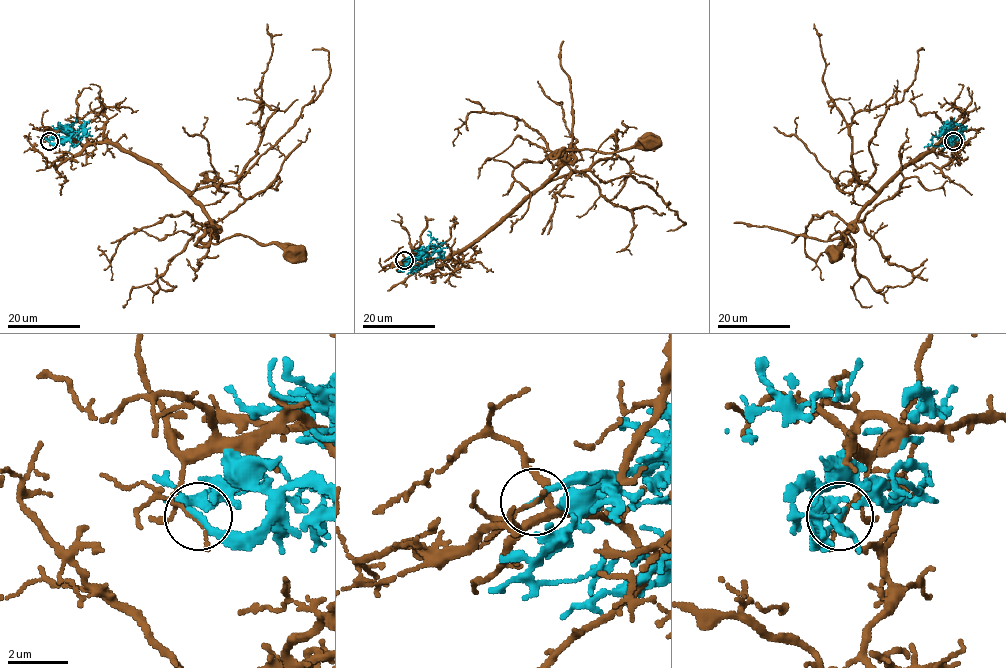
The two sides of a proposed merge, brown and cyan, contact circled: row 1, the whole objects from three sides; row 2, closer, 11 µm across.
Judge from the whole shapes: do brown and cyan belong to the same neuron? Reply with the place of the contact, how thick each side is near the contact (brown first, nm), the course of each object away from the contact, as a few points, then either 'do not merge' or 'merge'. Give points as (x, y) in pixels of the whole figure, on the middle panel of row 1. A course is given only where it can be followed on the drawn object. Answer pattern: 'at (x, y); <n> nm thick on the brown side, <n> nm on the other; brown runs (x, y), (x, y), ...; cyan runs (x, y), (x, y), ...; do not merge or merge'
at (404, 260); 120 nm thick on the brown side, 240 nm on the other; brown runs (403, 260), (401, 263), (420, 266), (470, 247), (558, 171), (565, 149), (605, 152), (642, 148), (652, 141); cyan runs (403, 260), (439, 253), (433, 262); do not merge

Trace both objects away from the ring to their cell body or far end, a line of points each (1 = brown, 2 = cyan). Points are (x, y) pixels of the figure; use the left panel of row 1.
1: (48, 141), (61, 129), (83, 145), (115, 143), (155, 164), (203, 209), (213, 243), (245, 235), (297, 253)
2: (48, 141), (56, 143), (61, 137), (68, 138), (84, 127), (78, 129), (78, 137)

